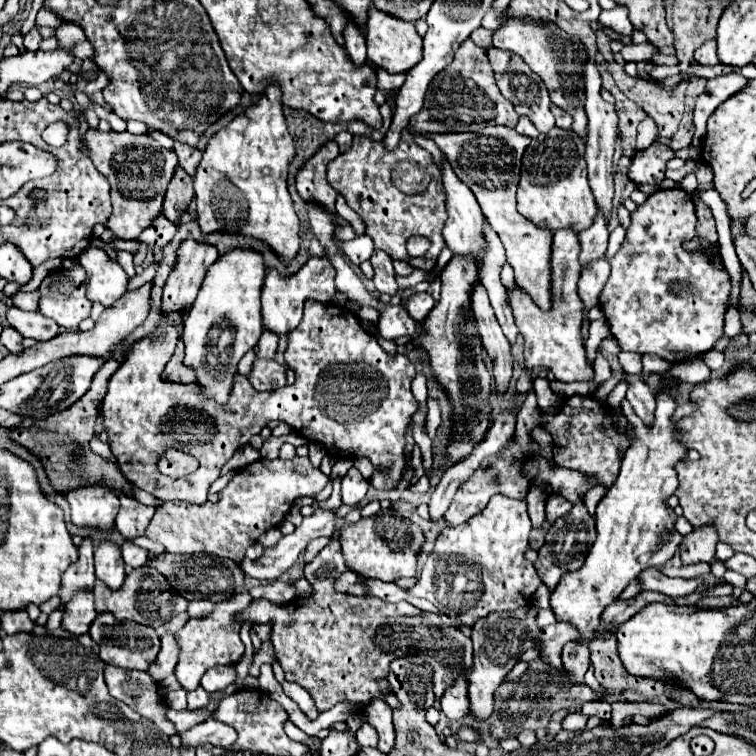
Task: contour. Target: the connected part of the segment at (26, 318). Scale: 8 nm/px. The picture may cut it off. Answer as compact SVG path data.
M8 307L6 319L20 335L32 337L36 341L48 341L60 333L60 327L54 323L54 319L44 317L40 311L26 313L20 311L18 307Z

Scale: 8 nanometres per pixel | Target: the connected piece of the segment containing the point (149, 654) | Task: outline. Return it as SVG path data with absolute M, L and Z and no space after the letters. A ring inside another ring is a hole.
M100 613L94 619L92 627L90 627L90 635L100 647L100 659L108 665L116 665L116 667L124 667L124 669L144 669L146 671L154 663L154 659L160 651L160 637L148 625L140 625L140 623L132 623L132 621L116 623L114 615Z

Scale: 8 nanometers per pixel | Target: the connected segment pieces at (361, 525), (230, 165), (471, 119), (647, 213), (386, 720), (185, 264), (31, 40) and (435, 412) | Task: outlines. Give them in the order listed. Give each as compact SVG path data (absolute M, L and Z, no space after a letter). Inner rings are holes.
M374 515L362 517L356 523L344 523L344 527L340 529L340 541L346 565L354 573L370 579L394 581L398 577L416 575L416 551L424 543L424 533L418 525L408 527L404 519L394 519L386 523L380 519L380 515Z
M270 81L260 99L246 107L244 113L234 115L234 119L218 133L208 139L208 145L202 153L202 161L194 175L194 191L196 191L196 207L198 207L198 223L204 233L224 231L224 233L242 233L268 243L274 253L278 253L284 263L290 263L298 253L300 241L298 231L300 223L292 205L292 197L288 193L288 163L294 157L294 143L288 133L282 91L278 81Z
M466 39L462 47L456 51L454 63L450 63L446 71L438 73L432 79L422 111L410 119L410 129L420 133L448 133L448 131L478 131L486 125L516 127L516 123L518 113L514 111L514 105L498 91L486 51L474 45L470 39Z
M674 187L652 193L630 215L632 223L626 229L626 239L620 251L612 257L612 273L598 297L600 307L610 323L610 331L620 343L622 351L632 351L638 355L658 355L676 365L688 357L710 351L714 343L724 335L722 327L730 295L730 277L724 269L718 271L710 267L708 259L702 253L690 253L682 245L684 241L696 237L695 213L692 197L684 189Z
M372 699L370 707L364 707L366 721L378 731L378 749L384 753L392 751L394 745L394 725L392 725L392 707L384 699Z
M192 237L180 241L176 251L174 269L168 275L164 285L164 301L162 309L172 313L176 319L176 311L186 311L194 303L206 269L216 261L218 249L210 243L200 243Z
M32 27L22 39L24 39L24 47L26 47L28 51L38 51L38 45L40 45L40 41L42 41L42 37L40 37L40 33L38 33L36 27Z
M428 399L427 405L428 413L425 427L430 439L432 439L432 441L436 441L436 431L441 424L441 411L437 401L434 399Z

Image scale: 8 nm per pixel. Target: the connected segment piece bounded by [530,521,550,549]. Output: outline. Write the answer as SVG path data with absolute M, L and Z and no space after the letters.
M544 521L542 529L532 529L532 533L530 533L530 547L532 547L532 549L540 549L540 547L542 547L542 543L544 543L544 533L548 531L548 527L550 527L550 523Z

